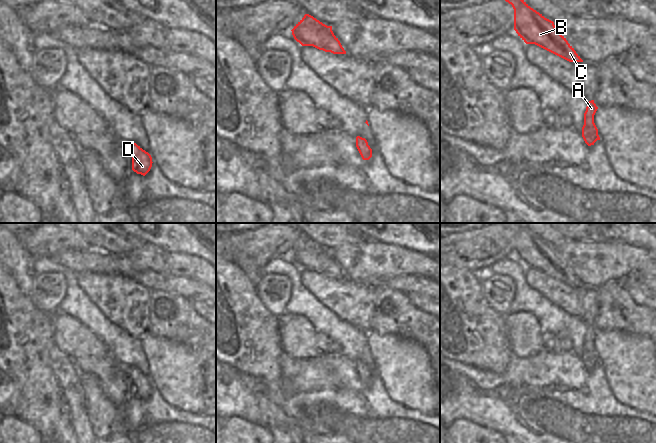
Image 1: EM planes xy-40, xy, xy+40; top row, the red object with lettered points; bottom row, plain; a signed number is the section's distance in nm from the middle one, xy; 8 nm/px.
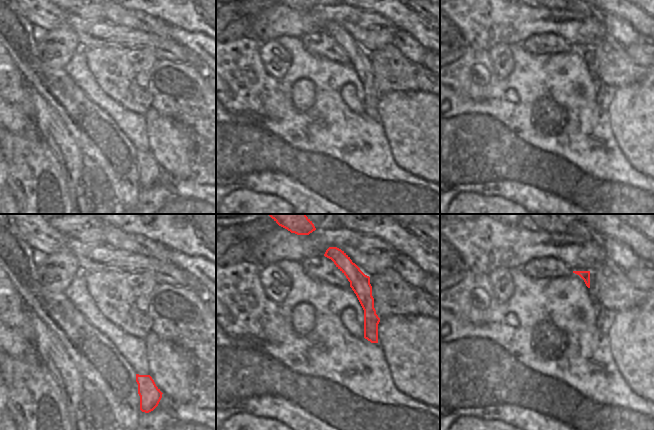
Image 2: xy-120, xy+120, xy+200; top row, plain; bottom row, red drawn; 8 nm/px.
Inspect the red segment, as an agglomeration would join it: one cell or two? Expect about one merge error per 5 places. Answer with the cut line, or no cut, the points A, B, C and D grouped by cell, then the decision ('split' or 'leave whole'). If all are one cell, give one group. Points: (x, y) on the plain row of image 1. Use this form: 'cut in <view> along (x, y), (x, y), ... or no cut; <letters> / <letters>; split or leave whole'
no cut; A B C D; leave whole

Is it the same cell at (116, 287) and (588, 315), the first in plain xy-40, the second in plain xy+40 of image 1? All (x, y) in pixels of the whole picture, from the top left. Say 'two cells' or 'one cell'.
one cell

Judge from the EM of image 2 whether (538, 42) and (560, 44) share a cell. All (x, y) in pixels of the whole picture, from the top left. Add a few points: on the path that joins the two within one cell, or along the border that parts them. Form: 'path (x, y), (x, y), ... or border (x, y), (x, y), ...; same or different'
path (543, 43), (555, 44); same

